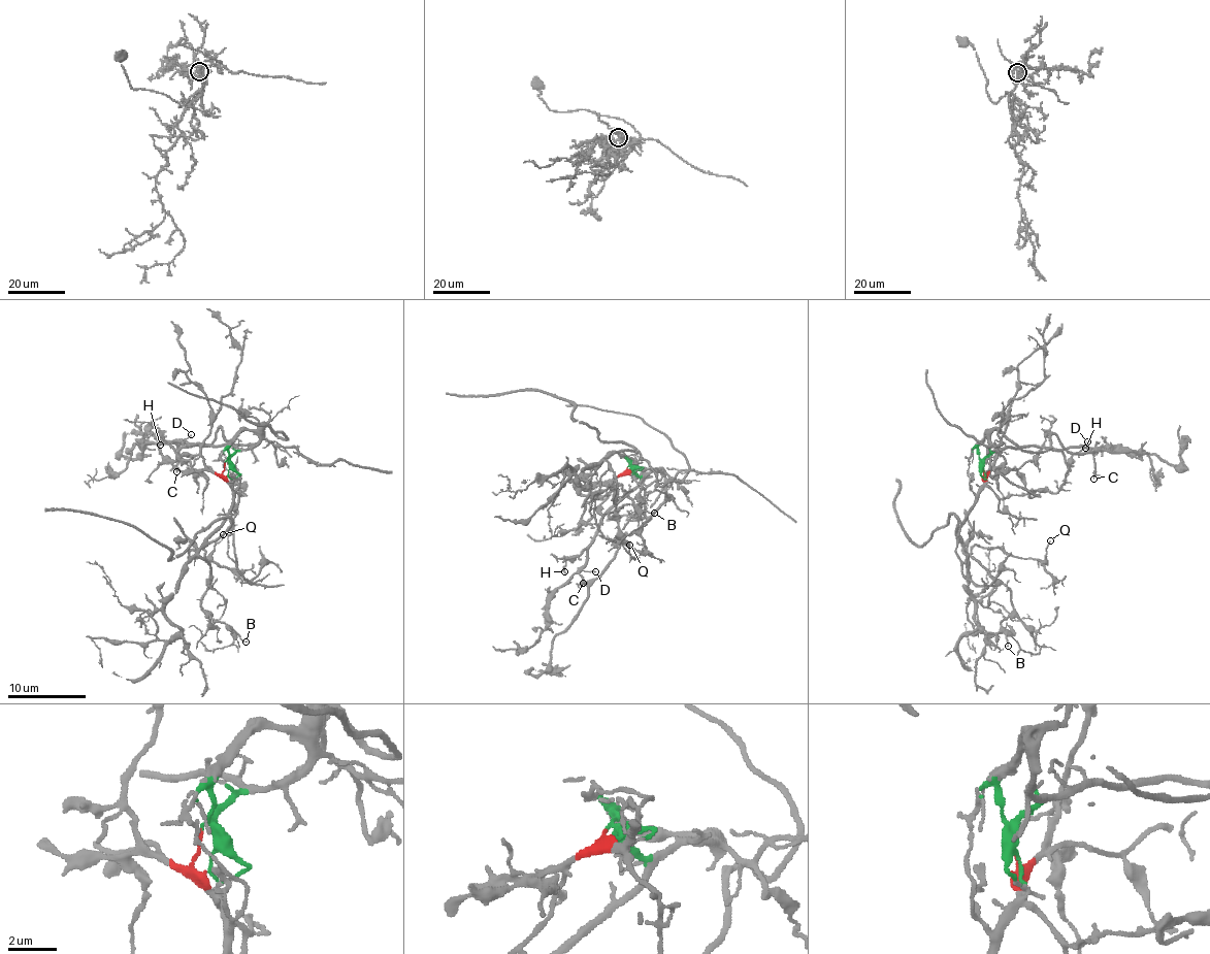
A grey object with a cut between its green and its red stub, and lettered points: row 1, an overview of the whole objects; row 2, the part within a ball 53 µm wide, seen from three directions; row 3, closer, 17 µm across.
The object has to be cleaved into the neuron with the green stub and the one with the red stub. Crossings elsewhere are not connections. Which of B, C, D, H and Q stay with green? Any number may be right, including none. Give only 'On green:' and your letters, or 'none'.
On green: C, D, H

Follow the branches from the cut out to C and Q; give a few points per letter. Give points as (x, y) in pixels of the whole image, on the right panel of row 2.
C: (982, 462), (1000, 450), (1034, 446), (1084, 448), (1093, 458), (1093, 479)
Q: (982, 462), (975, 506), (958, 529), (961, 549), (996, 547), (1042, 561), (1050, 540)

